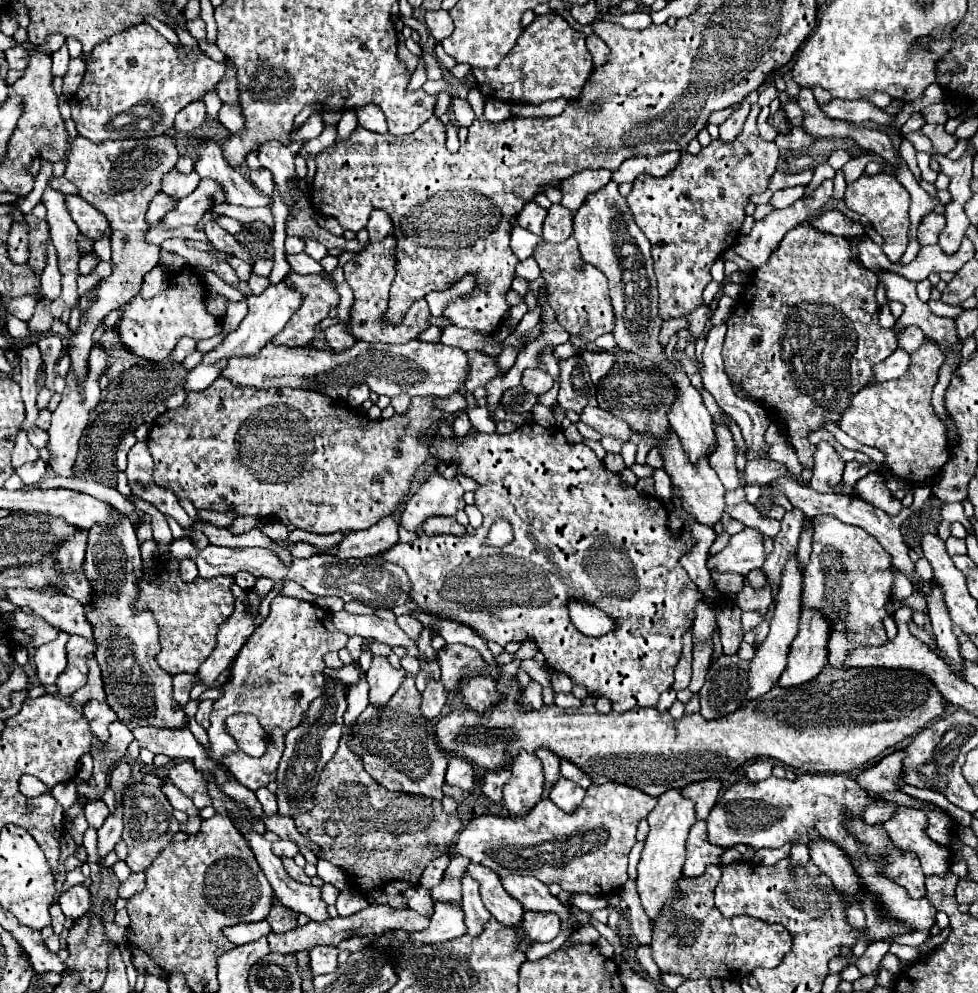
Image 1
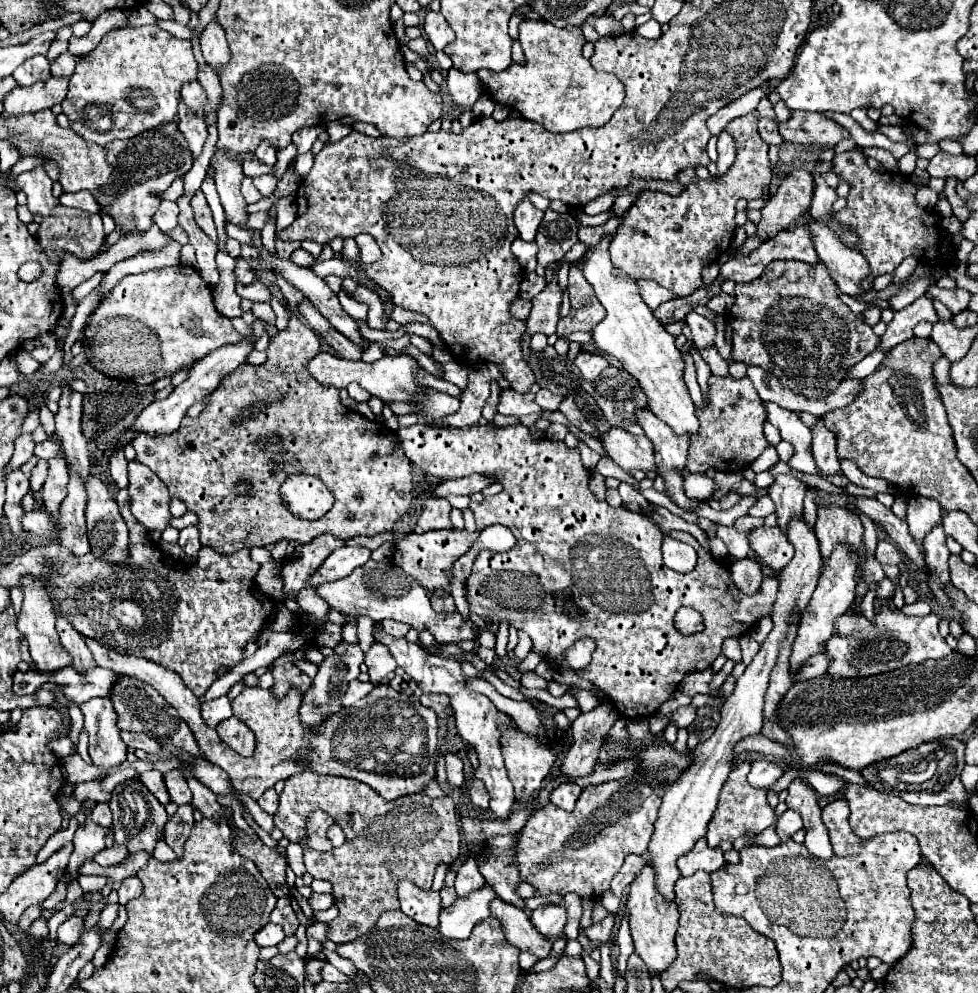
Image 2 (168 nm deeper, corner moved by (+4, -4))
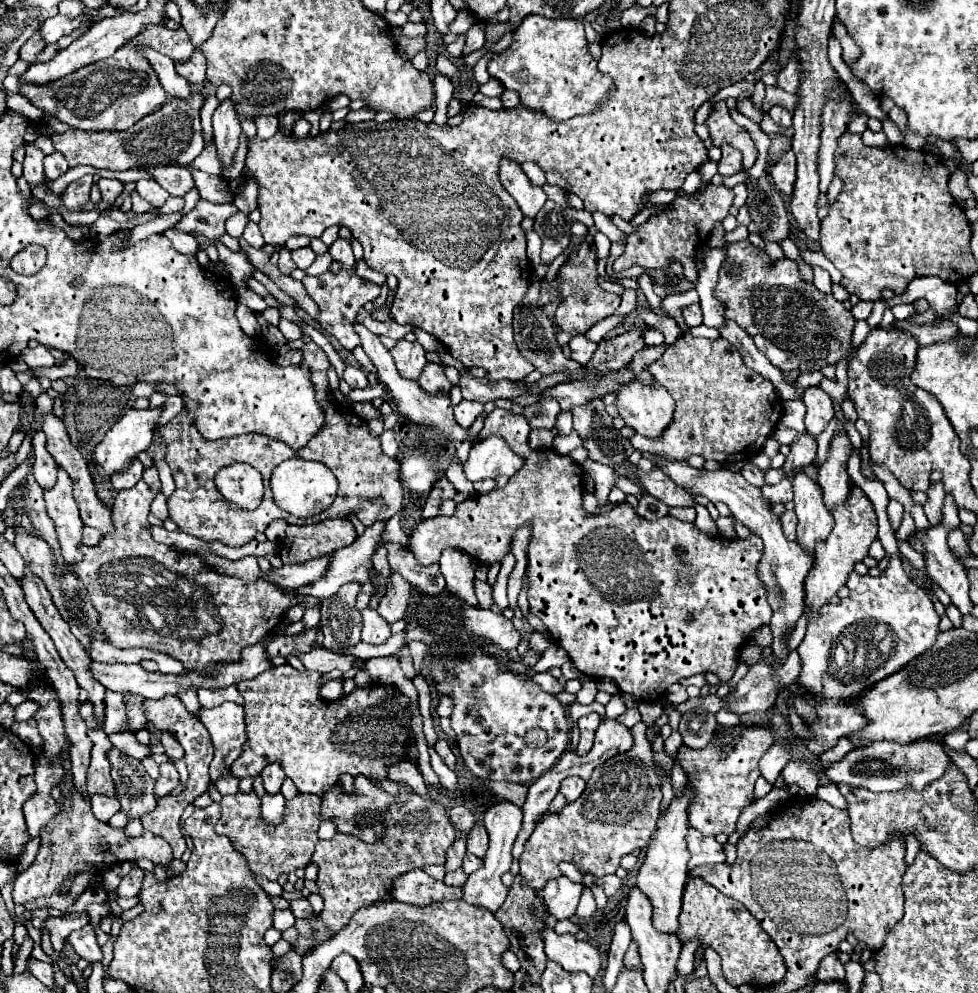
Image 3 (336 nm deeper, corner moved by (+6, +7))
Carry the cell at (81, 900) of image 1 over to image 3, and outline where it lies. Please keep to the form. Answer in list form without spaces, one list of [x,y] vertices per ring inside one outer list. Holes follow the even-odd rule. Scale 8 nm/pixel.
[[[85,925],[85,927],[79,929],[79,931],[73,931],[73,933],[67,937],[67,943],[71,943],[73,949],[75,949],[81,957],[85,957],[89,963],[101,959],[101,947],[97,945],[97,939],[95,939],[95,933],[93,933],[93,927],[91,927],[91,925]]]

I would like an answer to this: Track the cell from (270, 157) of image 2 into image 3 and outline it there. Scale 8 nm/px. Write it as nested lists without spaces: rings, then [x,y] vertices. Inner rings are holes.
[[[261,117],[261,119],[255,119],[255,125],[257,125],[259,139],[271,139],[277,133],[279,119],[277,117]]]

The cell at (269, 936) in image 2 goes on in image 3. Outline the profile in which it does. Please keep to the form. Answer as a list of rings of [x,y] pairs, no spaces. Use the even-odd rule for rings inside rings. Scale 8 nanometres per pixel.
[[[277,909],[277,911],[275,911],[273,927],[275,927],[277,931],[289,929],[289,927],[293,927],[293,923],[295,923],[295,917],[293,917],[293,913],[291,913],[289,909]]]

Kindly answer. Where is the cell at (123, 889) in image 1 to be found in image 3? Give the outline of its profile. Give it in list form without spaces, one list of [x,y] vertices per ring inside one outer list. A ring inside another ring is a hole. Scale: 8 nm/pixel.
[[[133,867],[119,883],[119,887],[115,889],[115,893],[119,897],[135,897],[141,889],[141,881],[143,881],[143,871],[139,867]]]

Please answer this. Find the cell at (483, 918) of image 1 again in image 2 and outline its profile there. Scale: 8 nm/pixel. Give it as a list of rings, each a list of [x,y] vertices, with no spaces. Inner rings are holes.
[[[467,858],[467,860],[457,868],[457,878],[455,878],[457,896],[471,894],[473,890],[479,890],[483,884],[485,884],[485,878],[479,874],[477,860]]]

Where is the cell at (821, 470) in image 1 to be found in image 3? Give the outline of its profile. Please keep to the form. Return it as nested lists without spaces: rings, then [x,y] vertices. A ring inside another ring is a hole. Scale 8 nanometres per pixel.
[[[809,387],[803,395],[803,403],[807,407],[805,427],[813,437],[819,437],[827,429],[829,421],[835,415],[833,403],[821,387]]]

